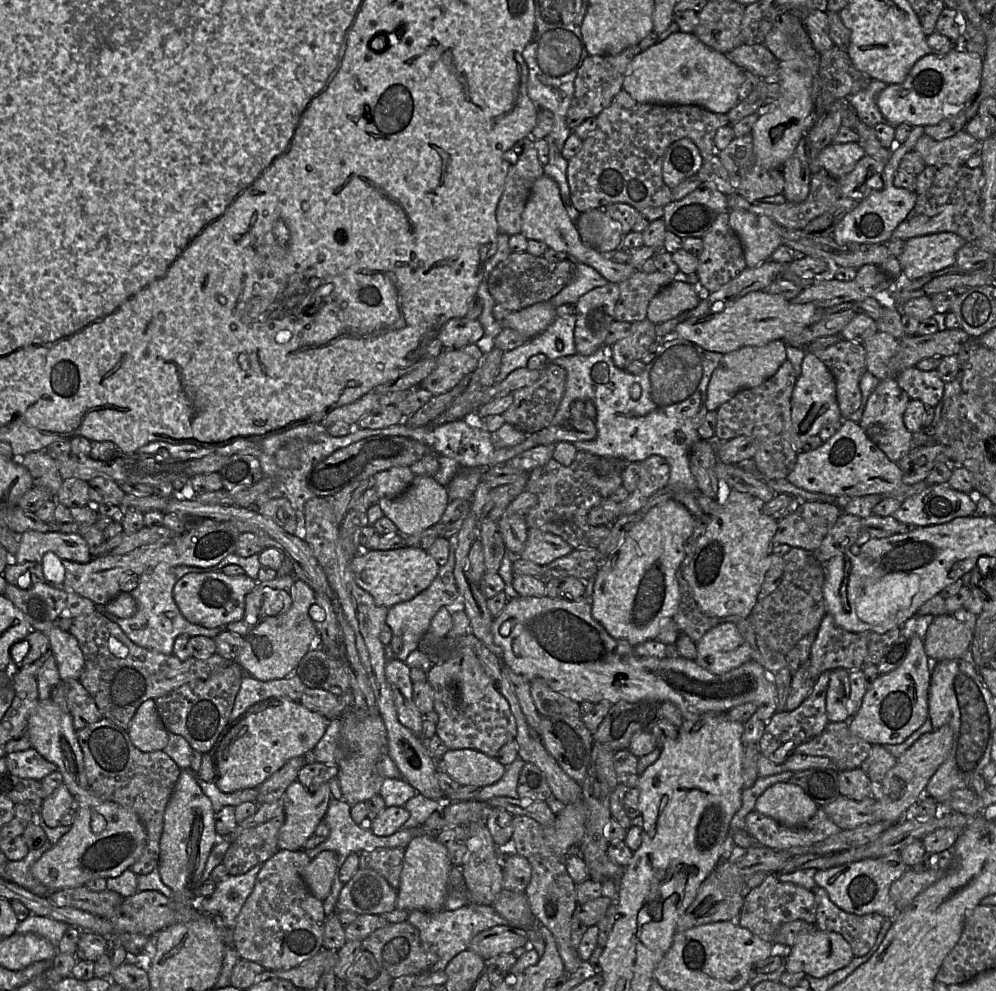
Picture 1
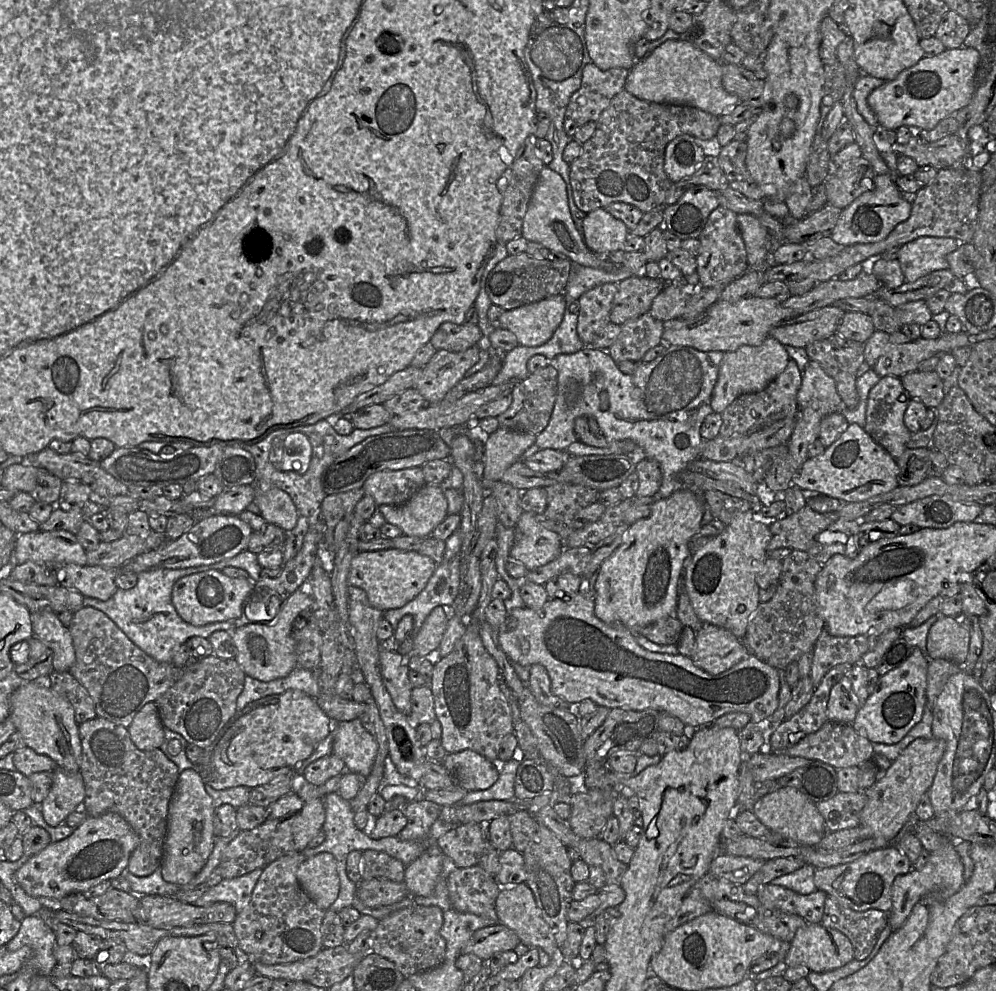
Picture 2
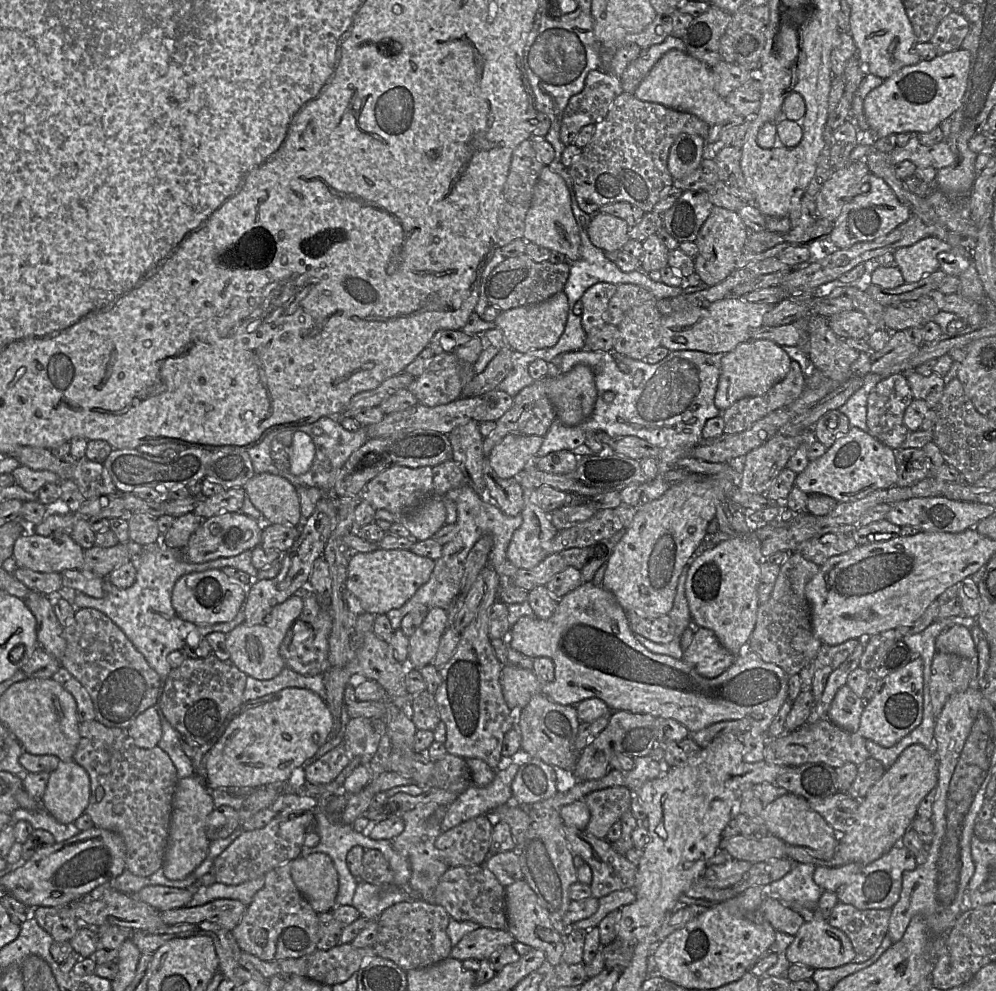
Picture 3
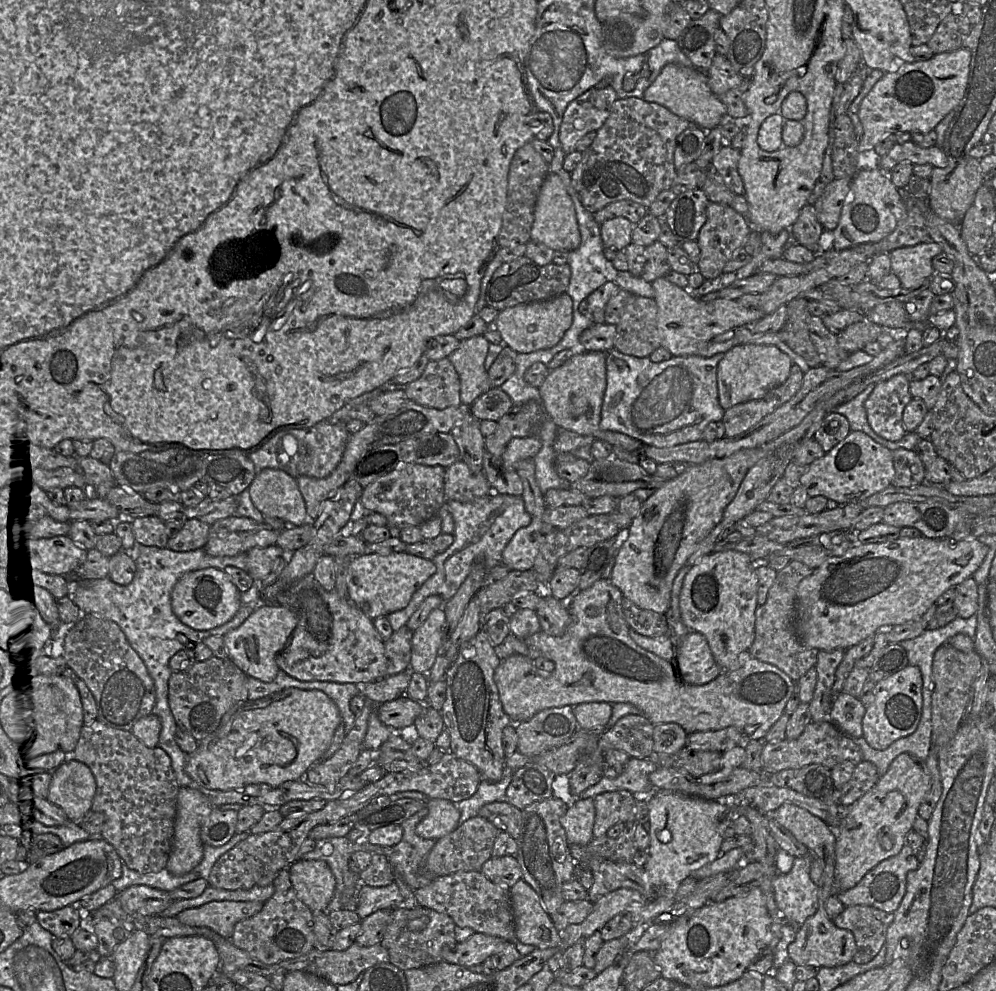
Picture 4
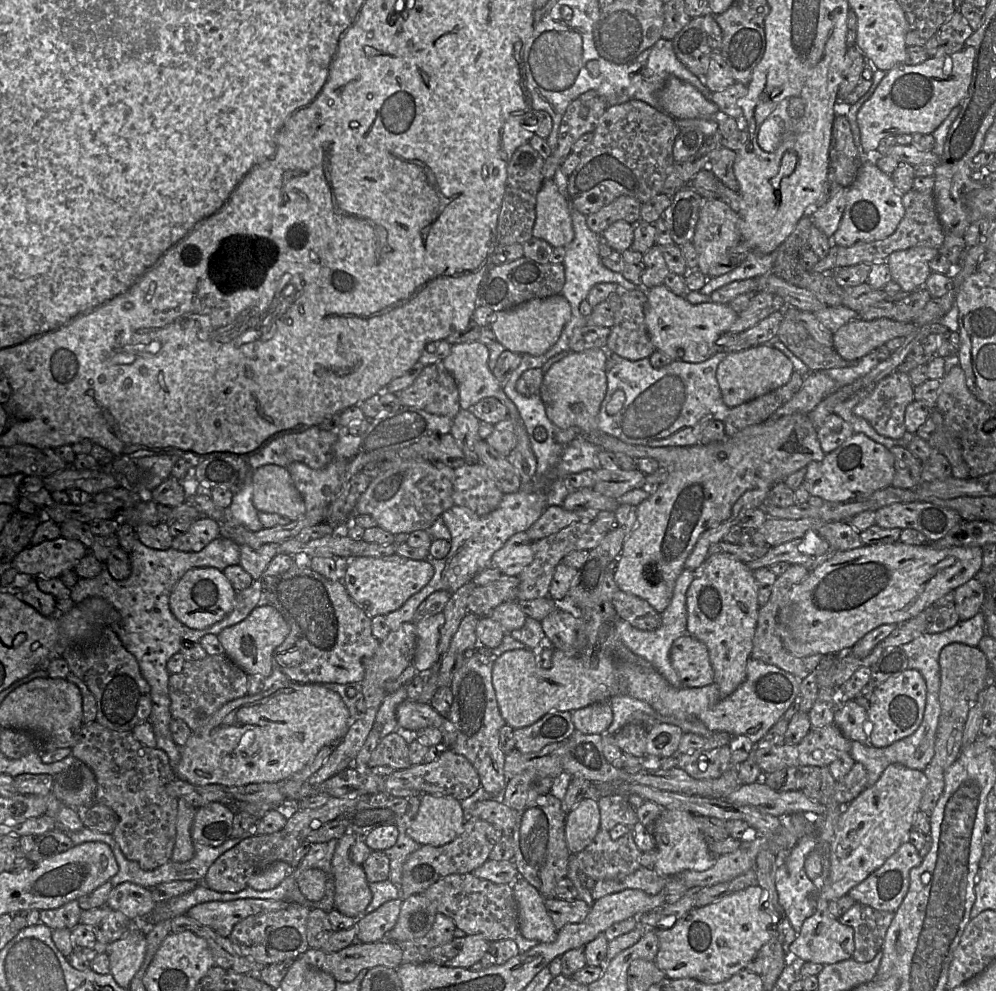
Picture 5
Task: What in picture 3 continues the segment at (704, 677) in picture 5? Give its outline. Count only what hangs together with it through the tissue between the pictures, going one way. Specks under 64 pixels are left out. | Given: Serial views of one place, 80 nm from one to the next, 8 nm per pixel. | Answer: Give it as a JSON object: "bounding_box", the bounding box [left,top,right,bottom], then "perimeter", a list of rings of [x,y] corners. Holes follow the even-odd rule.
{"bounding_box":[683,627,736,678],"perimeter":[[[701,627],[695,628],[692,643],[684,651],[683,659],[701,676],[715,678],[735,662],[736,656],[721,645],[712,630]]]}

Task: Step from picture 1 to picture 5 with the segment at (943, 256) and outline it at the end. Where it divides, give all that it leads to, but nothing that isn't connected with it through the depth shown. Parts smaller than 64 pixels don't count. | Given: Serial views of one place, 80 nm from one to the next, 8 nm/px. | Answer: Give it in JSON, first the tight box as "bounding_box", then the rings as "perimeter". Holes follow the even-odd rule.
{"bounding_box":[886,246,939,292],"perimeter":[[[920,246],[891,253],[886,258],[891,279],[904,292],[913,292],[923,287],[931,274],[929,262],[938,253],[939,249]]]}

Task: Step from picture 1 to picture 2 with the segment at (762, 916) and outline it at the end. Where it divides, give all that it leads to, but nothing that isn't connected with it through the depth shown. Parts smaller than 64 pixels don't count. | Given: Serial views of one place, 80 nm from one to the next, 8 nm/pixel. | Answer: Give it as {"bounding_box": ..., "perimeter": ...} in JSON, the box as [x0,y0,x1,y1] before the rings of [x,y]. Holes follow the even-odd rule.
{"bounding_box":[756,885,827,923],"perimeter":[[[760,885],[756,896],[763,907],[802,917],[807,923],[821,923],[827,894],[817,890],[808,895],[798,894],[782,886]]]}

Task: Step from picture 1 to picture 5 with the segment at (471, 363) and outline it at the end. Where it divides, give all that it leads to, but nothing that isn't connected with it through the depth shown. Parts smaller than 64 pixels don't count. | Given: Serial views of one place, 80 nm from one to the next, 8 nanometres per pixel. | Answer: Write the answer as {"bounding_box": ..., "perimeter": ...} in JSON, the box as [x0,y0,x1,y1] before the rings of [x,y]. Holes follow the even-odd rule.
{"bounding_box":[399,361,459,419],"perimeter":[[[443,361],[425,365],[412,385],[399,392],[402,406],[413,406],[428,413],[448,416],[452,419],[459,412],[459,390],[454,377],[446,369]]]}

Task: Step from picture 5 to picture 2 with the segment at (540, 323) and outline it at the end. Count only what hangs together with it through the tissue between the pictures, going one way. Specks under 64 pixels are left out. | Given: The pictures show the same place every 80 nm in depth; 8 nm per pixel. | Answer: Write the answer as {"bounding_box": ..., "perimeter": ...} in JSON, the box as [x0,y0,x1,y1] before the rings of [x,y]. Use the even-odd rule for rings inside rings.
{"bounding_box":[497,293,567,347],"perimeter":[[[564,293],[512,310],[505,310],[497,327],[511,331],[519,345],[536,347],[545,344],[560,325],[567,305]]]}

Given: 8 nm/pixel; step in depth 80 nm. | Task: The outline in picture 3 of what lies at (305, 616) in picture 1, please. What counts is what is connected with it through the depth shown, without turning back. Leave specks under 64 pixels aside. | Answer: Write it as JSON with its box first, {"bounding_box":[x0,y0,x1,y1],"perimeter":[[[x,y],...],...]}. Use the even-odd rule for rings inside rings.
{"bounding_box":[226,590,304,680],"perimeter":[[[303,590],[298,591],[284,603],[274,606],[271,612],[264,618],[264,624],[248,625],[247,623],[242,623],[226,635],[226,646],[230,653],[230,660],[247,676],[251,676],[258,680],[271,680],[279,675],[283,668],[286,667],[280,655],[280,646],[293,623],[302,613],[304,606],[303,598],[300,595],[302,591]]]}

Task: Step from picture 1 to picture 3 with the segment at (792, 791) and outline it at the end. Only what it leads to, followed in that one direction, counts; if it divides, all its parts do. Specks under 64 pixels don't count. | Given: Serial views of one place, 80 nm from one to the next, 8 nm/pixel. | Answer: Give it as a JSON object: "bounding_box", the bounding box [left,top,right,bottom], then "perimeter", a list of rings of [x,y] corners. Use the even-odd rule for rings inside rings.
{"bounding_box":[762,792,839,857],"perimeter":[[[787,792],[765,805],[762,817],[769,834],[783,840],[788,845],[808,847],[823,854],[825,857],[833,857],[835,855],[839,835],[819,813],[810,807],[805,798]]]}

